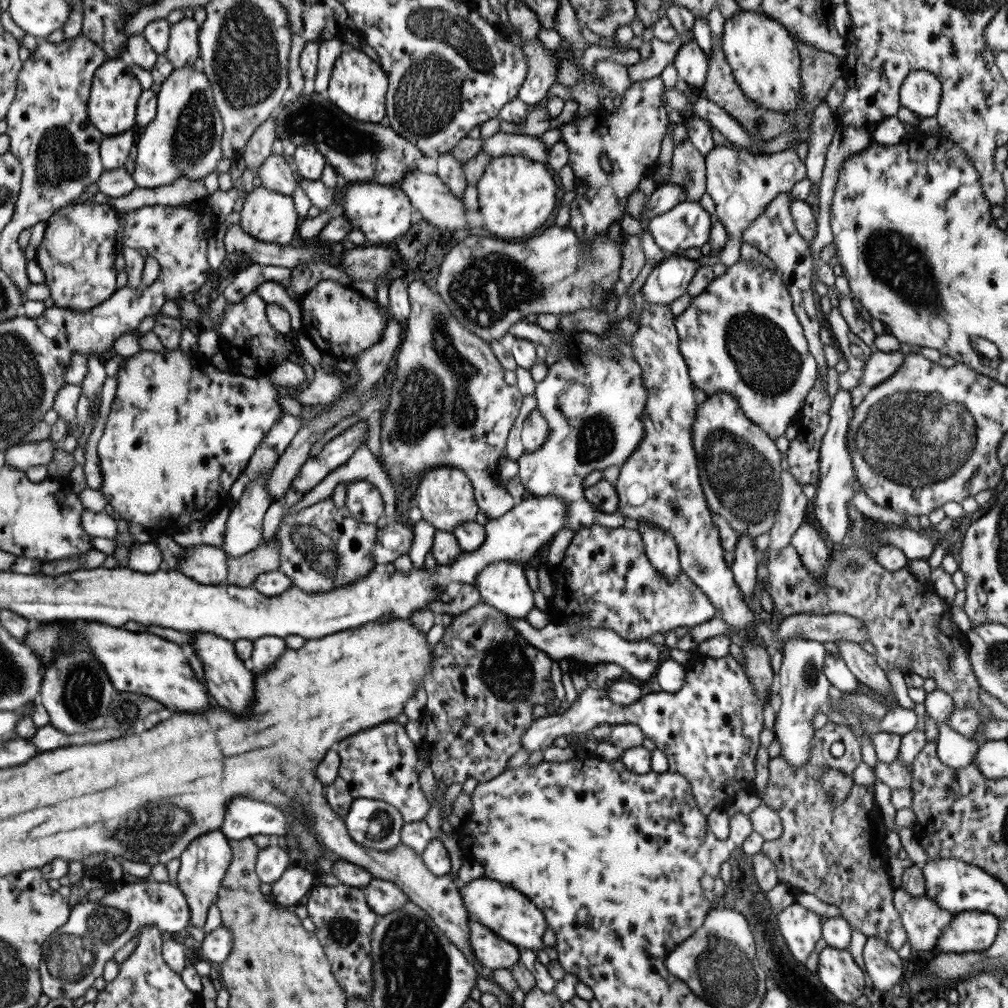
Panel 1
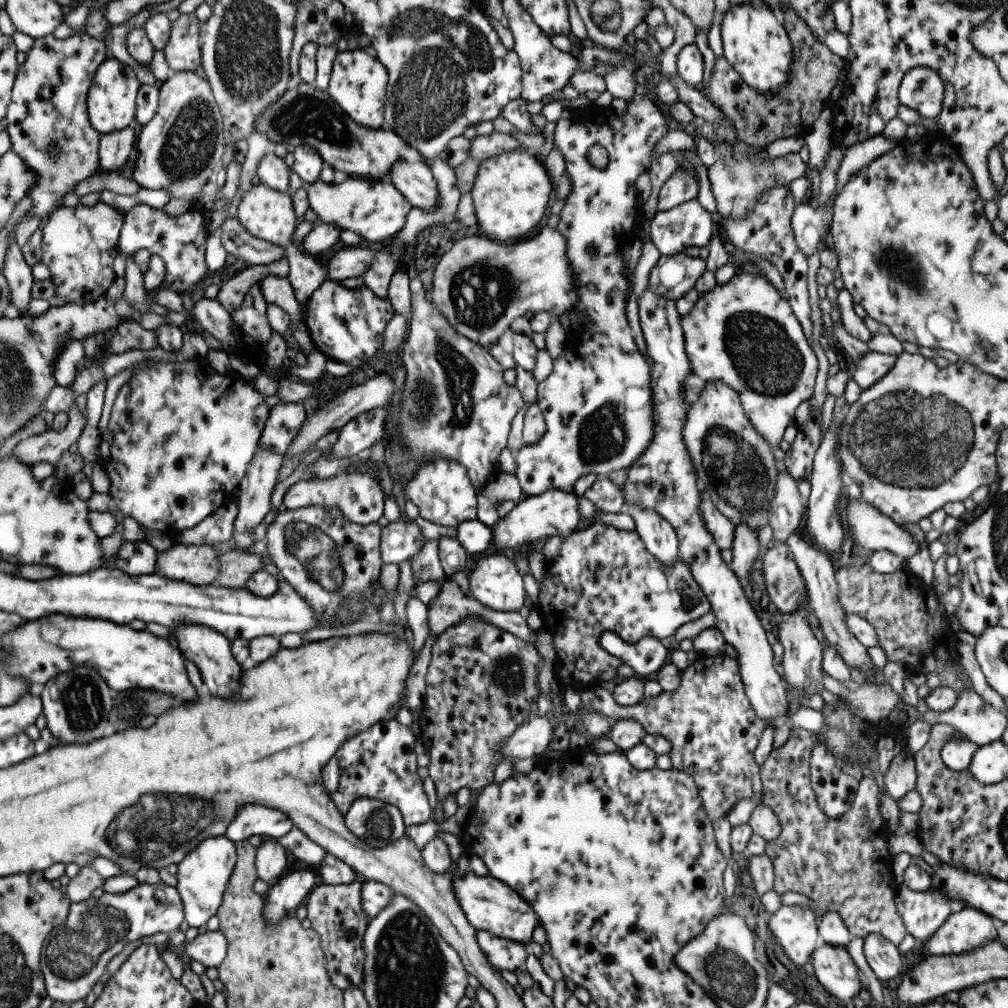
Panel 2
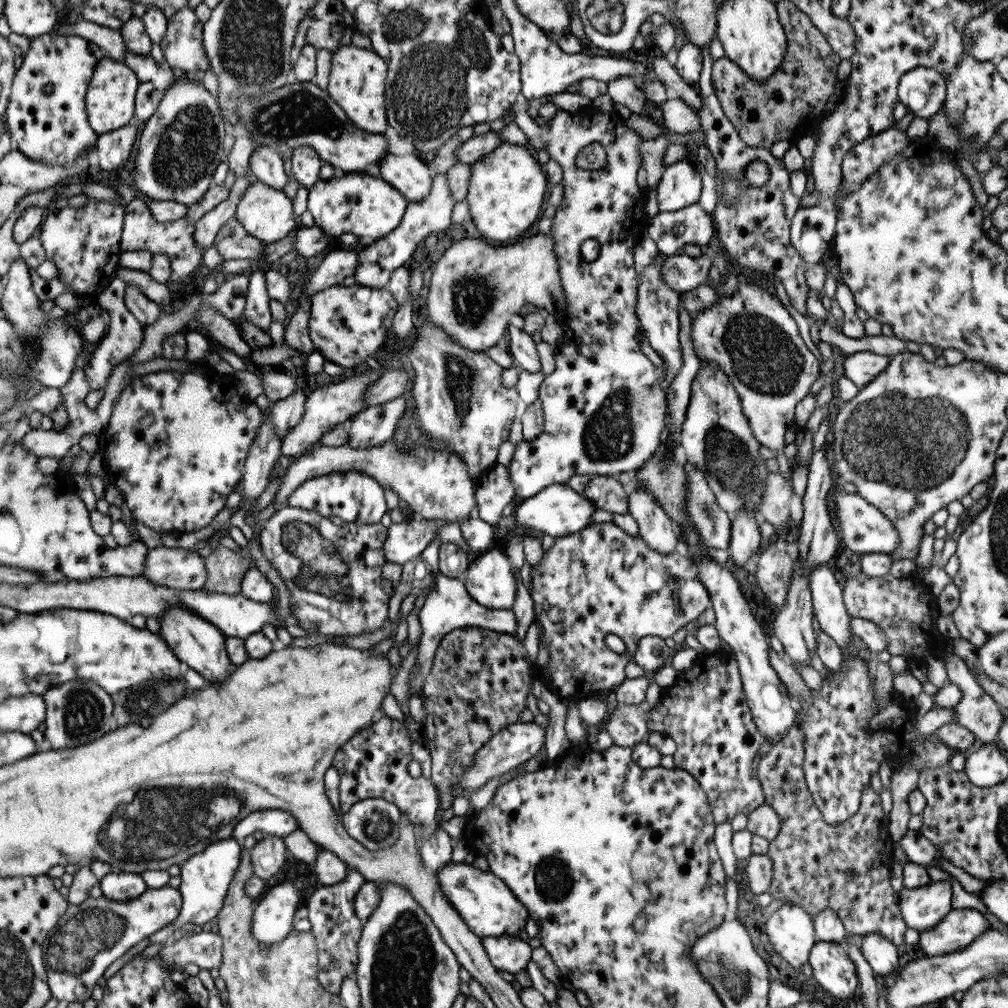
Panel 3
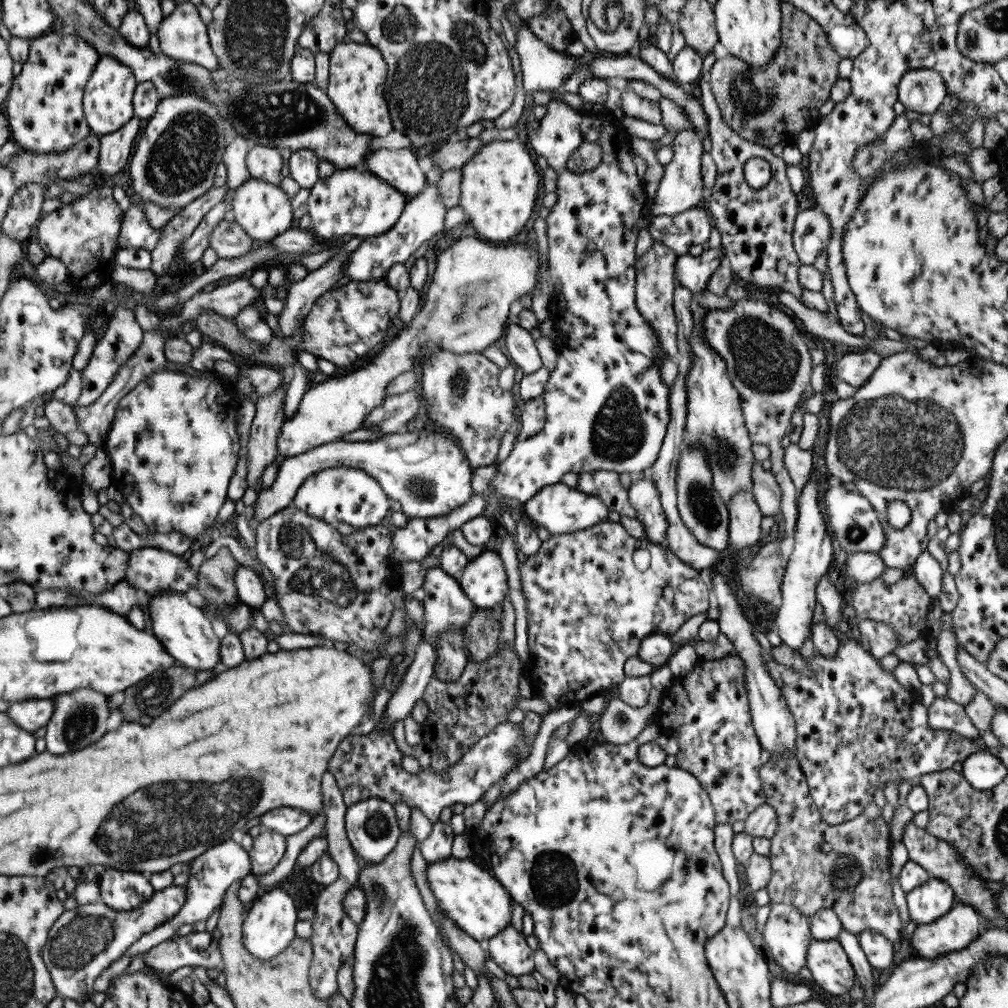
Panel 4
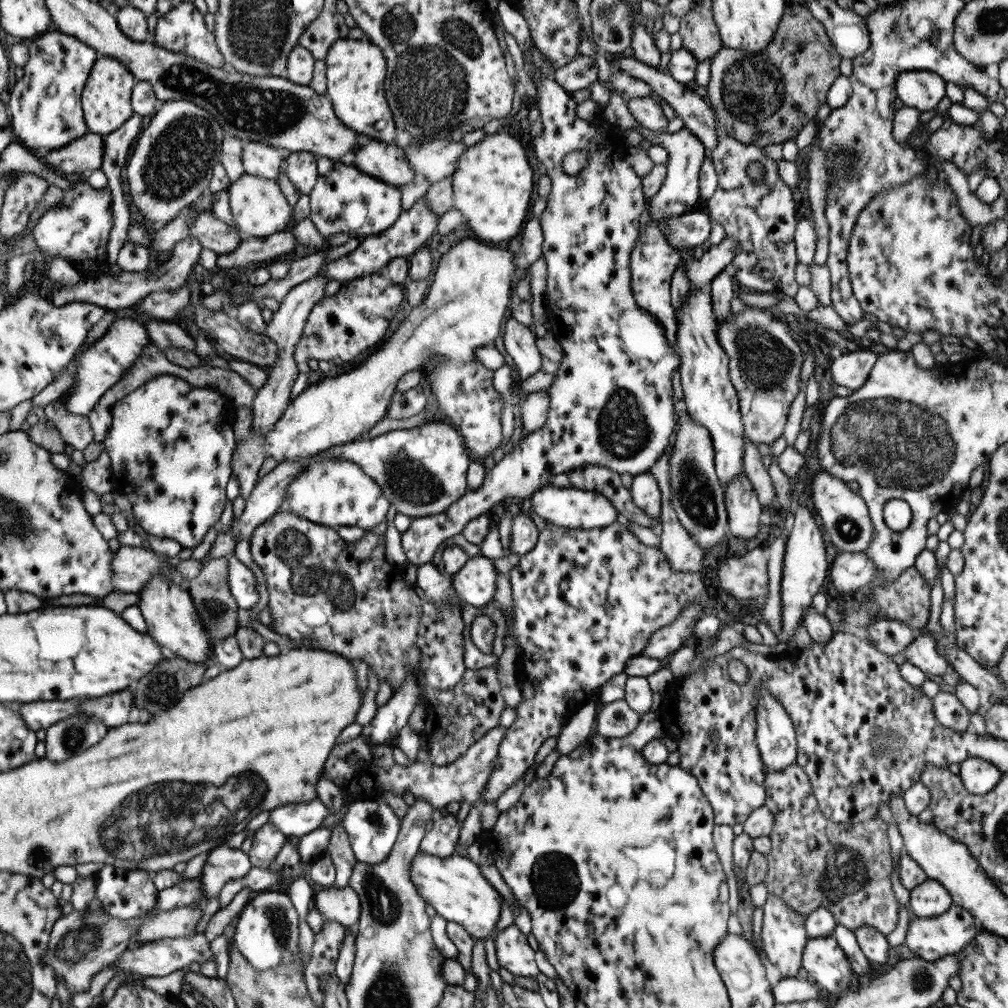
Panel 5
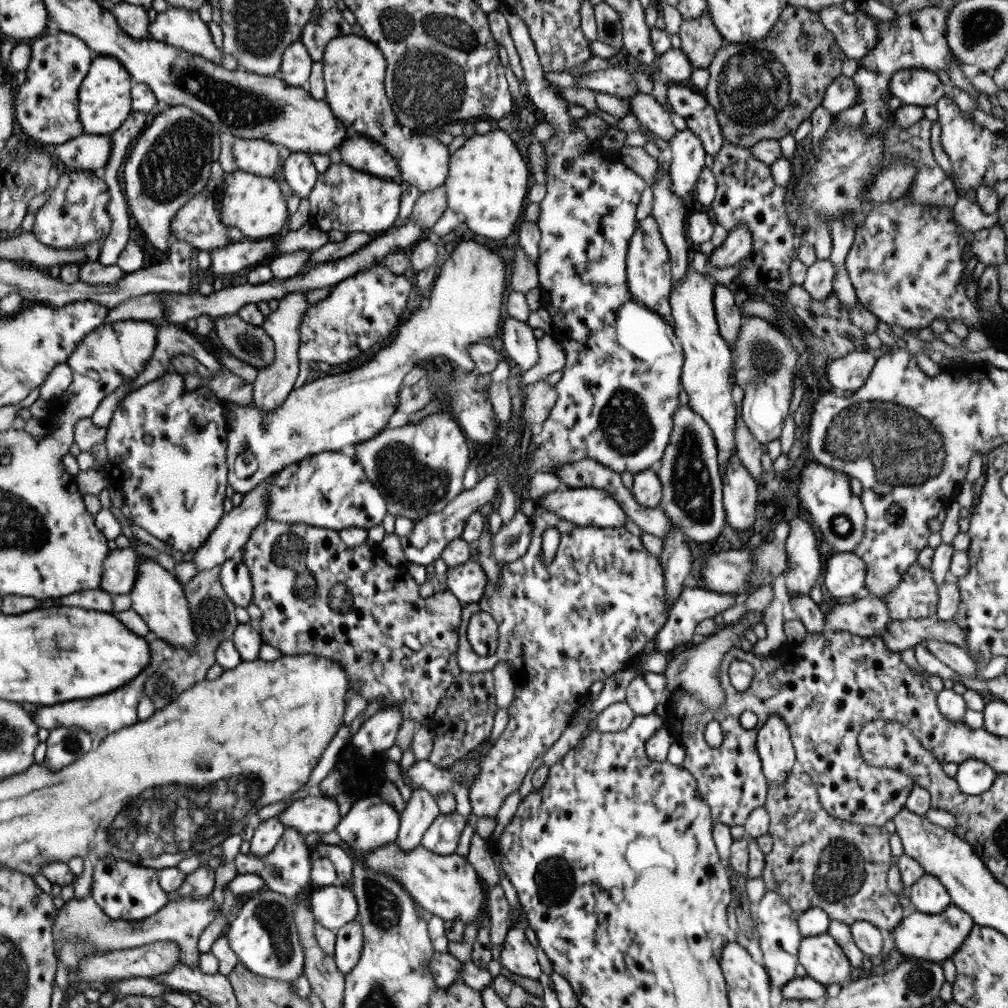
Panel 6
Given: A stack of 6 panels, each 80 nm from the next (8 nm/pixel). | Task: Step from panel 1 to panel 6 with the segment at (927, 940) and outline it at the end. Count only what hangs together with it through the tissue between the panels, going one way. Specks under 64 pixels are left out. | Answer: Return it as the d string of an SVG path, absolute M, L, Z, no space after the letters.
M925 872L908 888L908 896L913 910L922 914L937 915L952 904L946 888Z

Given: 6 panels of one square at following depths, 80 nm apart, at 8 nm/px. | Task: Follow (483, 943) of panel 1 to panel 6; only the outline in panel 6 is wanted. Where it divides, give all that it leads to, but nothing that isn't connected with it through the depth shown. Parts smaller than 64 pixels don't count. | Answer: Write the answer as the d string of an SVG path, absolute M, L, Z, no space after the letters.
M515 927L507 930L499 955L499 964L511 975L539 979L542 974L535 949L525 939L523 930Z

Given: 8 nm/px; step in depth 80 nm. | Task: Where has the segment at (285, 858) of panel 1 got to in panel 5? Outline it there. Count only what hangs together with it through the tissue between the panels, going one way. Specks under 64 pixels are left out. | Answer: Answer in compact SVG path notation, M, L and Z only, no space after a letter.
M272 822L264 823L254 831L250 839L250 849L246 852L250 866L267 868L285 839L286 836L279 832Z

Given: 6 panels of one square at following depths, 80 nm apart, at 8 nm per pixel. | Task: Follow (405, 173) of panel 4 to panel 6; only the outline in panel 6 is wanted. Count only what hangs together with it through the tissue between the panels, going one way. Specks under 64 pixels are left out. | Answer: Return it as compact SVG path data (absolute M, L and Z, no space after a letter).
M363 136L345 137L336 149L347 166L381 178L400 181L395 161L378 142Z

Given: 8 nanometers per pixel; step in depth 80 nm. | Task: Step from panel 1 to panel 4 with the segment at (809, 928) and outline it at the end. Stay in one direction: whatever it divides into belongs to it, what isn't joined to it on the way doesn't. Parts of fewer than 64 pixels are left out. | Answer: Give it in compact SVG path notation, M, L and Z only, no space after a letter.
M771 903L769 906L769 915L762 931L762 938L768 951L771 952L773 961L787 973L795 974L805 965L807 947L814 941L809 933L809 919L789 904Z

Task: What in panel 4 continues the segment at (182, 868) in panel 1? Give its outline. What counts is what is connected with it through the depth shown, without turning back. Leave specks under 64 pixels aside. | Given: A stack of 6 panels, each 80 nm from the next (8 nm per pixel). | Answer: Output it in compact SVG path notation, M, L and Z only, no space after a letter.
M231 839L211 846L211 848L205 850L203 854L196 856L185 864L184 867L188 872L188 879L185 884L185 903L183 903L183 907L179 910L179 913L169 919L165 924L155 928L152 932L147 932L147 934L135 940L135 942L125 950L125 954L122 955L119 960L112 964L109 969L101 972L97 978L93 980L92 990L94 992L105 992L112 976L114 976L114 974L119 975L119 973L123 972L129 965L132 957L139 955L152 946L171 939L182 925L197 923L201 920L207 920L207 918L210 920L213 911L215 911L224 900L227 887L236 880L242 879L246 874L251 873L248 853Z

